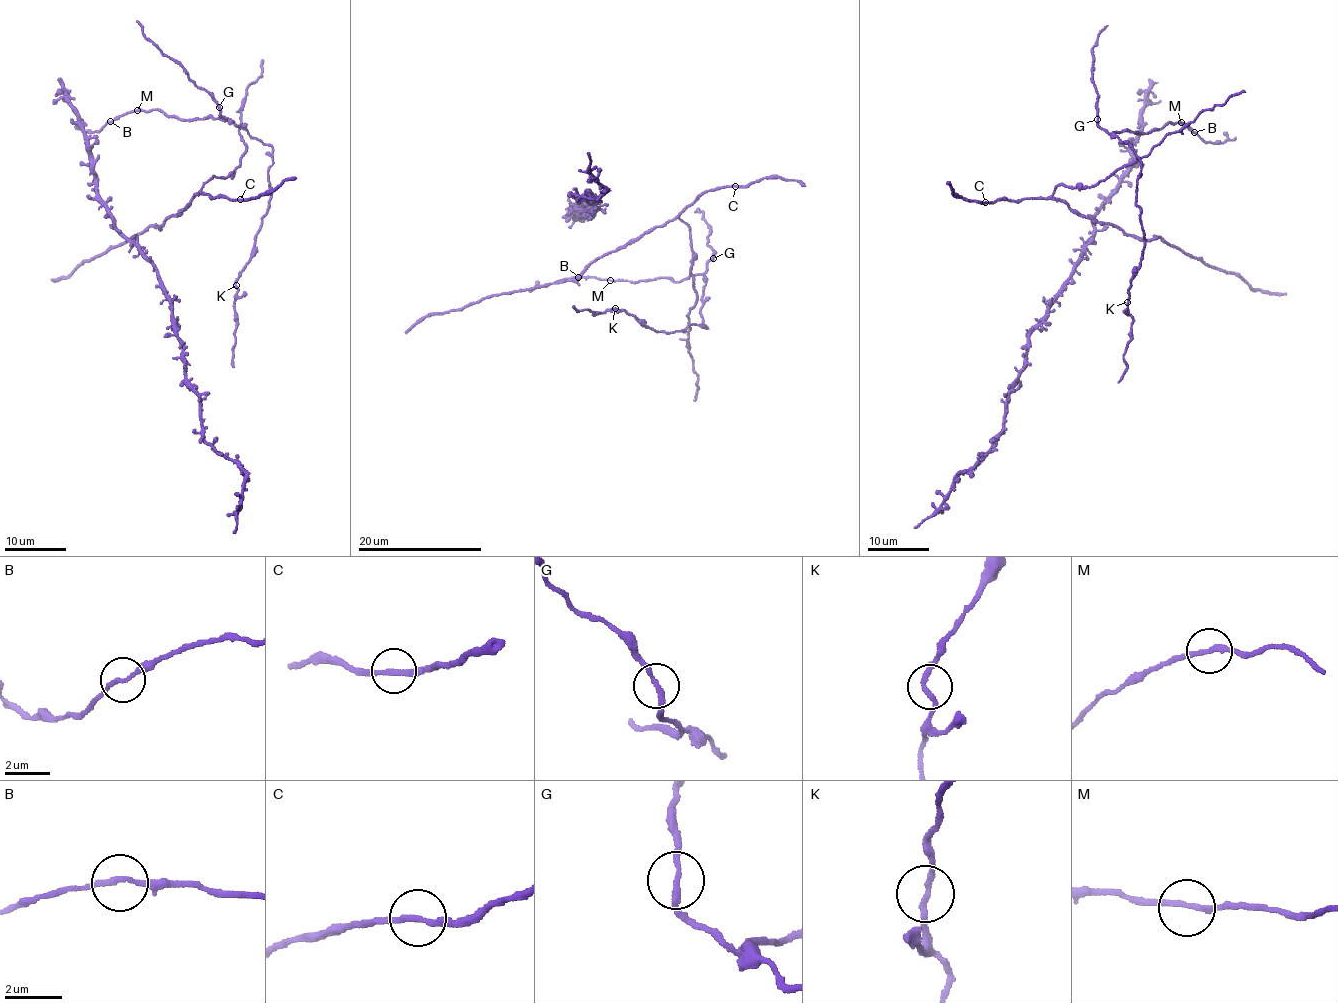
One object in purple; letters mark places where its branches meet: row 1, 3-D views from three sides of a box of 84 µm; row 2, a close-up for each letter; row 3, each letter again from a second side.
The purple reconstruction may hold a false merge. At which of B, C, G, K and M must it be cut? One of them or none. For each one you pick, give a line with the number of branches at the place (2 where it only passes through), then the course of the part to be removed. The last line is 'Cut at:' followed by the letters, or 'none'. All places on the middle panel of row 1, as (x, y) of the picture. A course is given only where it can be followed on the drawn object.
Cut at: none

